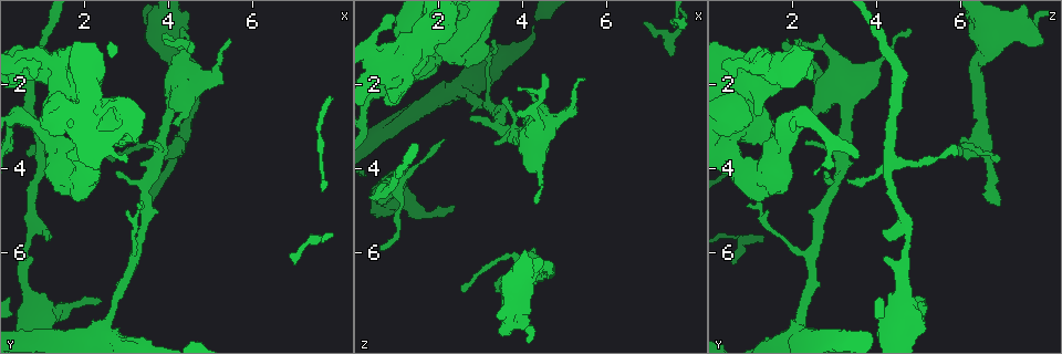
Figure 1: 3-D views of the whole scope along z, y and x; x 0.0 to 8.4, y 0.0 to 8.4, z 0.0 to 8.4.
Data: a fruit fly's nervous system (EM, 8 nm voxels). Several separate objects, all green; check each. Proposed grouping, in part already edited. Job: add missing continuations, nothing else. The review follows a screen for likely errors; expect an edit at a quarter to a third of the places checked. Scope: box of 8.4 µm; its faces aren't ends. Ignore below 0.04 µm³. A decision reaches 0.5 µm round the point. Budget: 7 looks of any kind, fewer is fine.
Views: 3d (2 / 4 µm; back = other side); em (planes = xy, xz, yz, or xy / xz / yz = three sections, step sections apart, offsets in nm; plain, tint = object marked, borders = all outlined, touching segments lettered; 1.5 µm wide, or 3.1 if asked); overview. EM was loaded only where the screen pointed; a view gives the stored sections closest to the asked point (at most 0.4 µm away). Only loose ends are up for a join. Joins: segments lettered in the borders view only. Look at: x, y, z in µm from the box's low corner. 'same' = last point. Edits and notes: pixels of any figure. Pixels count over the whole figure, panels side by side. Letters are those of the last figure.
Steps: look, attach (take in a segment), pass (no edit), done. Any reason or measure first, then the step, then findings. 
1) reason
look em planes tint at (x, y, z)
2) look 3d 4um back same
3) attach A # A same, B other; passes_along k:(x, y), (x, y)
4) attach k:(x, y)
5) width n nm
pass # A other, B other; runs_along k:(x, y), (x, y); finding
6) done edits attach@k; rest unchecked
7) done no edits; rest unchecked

an open end
look 3d 2um at (2.35, 7.10, 4.95)

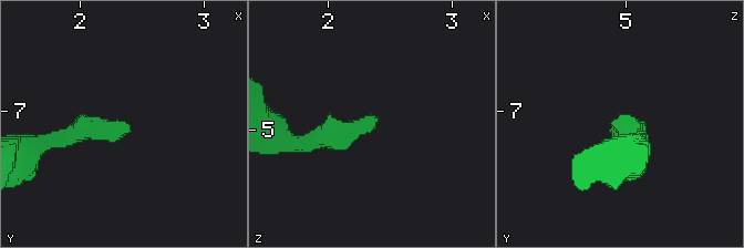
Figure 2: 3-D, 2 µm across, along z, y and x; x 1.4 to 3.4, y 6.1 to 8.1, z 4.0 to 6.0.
look em yz step 8 borders at (2.38, 7.08, 4.90)

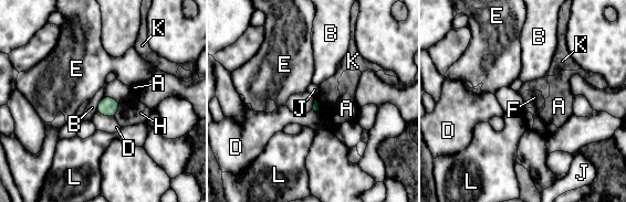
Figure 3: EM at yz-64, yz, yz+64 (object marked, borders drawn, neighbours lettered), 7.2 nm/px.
pass # A other, B other, D other, E other, F other, H other, J other, K other, L other; border 3:(105, 95), (115, 98), (120, 103); no lettered segment goes on from it

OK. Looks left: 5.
free end
look em xy step 4 borders at (3.50, 4.90, 6.85)

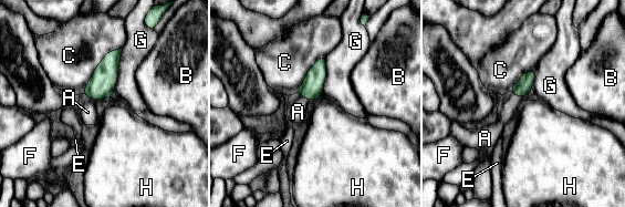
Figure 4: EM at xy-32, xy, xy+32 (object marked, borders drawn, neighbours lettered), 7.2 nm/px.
attach A # A same, B other, C other, E other, F other, G other, H other; it goes on there

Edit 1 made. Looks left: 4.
look em yz step 4 tint at (4.30, 0.65, 4.85)

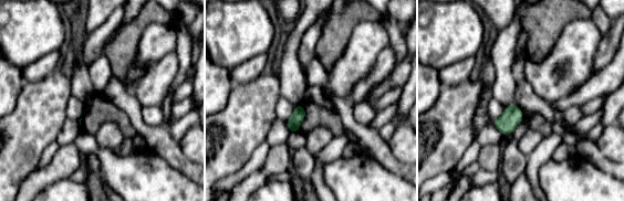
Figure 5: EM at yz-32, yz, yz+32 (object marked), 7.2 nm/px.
look em planes borders same

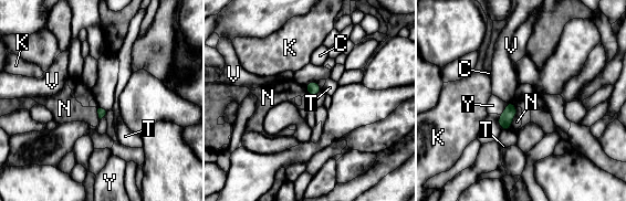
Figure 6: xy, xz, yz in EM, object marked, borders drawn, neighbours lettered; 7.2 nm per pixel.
pass # C other, K other, N other, T other, V other, Y other; border 6:(513, 102), (517, 114), (510, 129); none of them fits

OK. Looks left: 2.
done edits attach@4; rest unchecked

